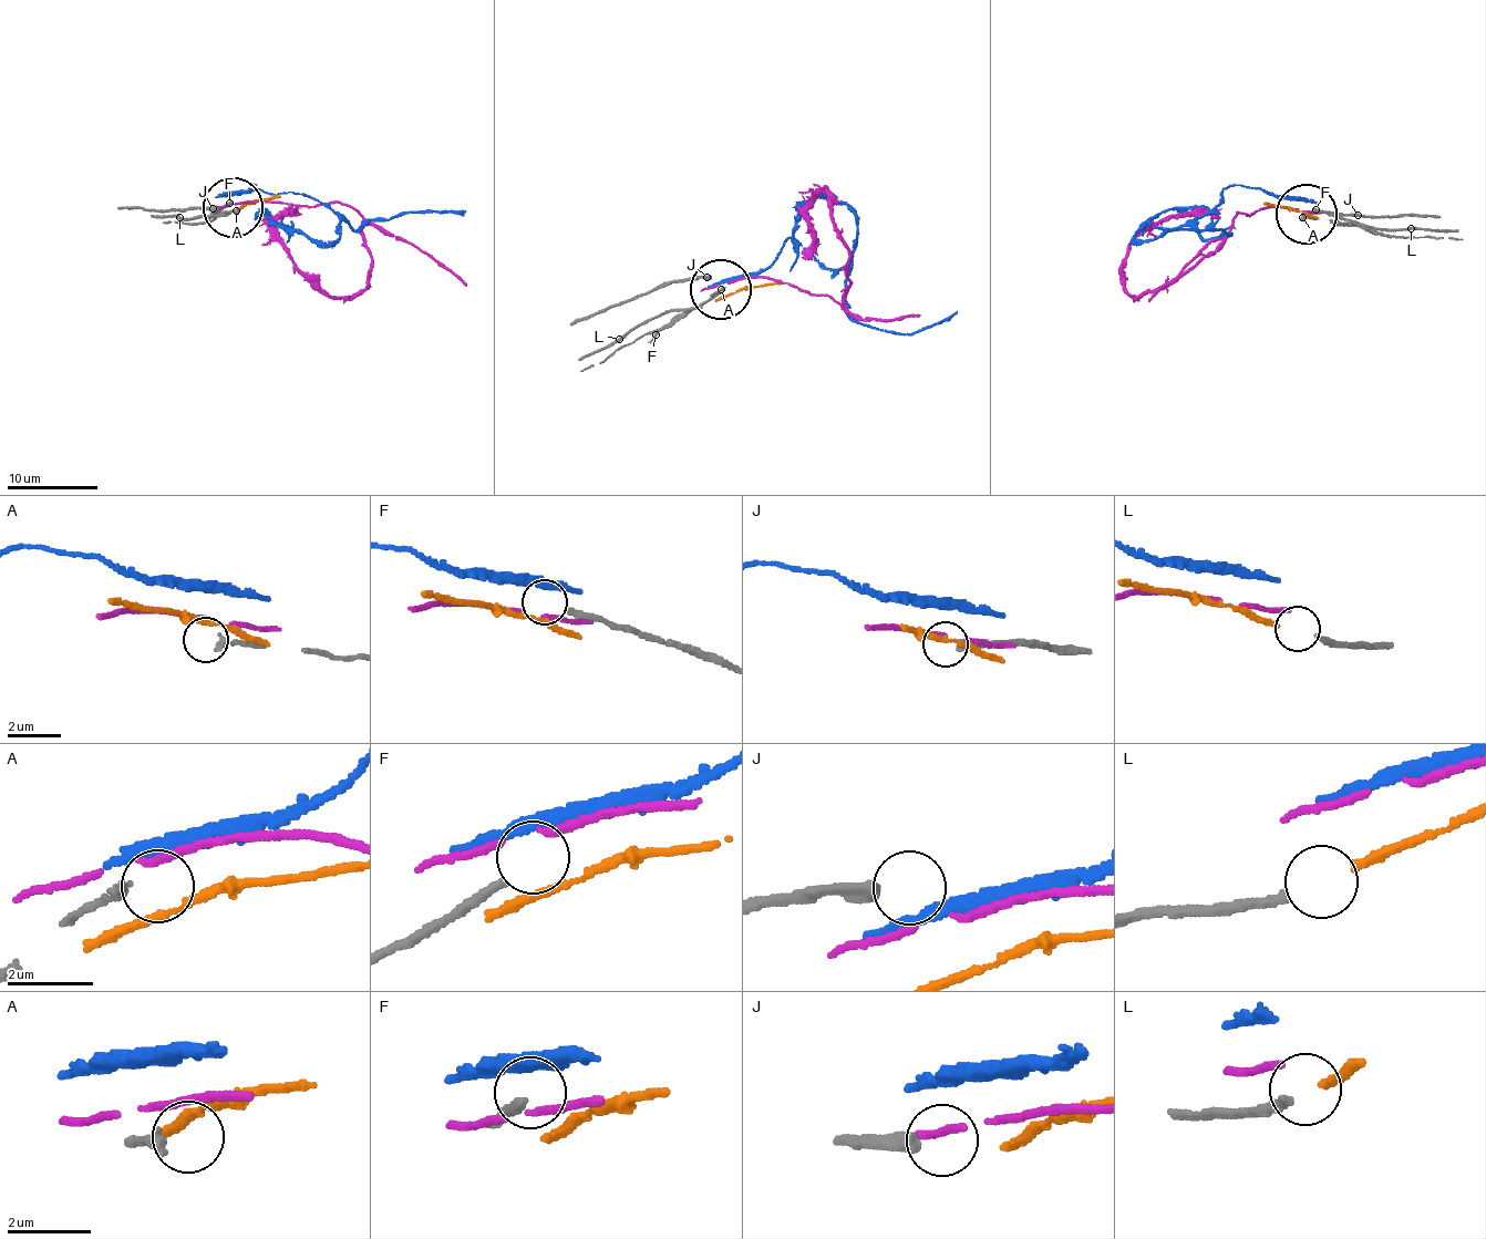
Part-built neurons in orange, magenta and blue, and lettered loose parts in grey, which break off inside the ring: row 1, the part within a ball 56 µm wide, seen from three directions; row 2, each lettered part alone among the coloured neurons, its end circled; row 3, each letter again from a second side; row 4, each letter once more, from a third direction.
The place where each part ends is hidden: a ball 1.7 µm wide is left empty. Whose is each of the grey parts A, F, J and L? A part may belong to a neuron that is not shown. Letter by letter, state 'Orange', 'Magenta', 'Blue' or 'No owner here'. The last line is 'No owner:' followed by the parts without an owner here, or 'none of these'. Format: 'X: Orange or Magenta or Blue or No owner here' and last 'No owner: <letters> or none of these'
A: No owner here
F: No owner here
J: No owner here
L: No owner here
No owner: A, F, J, L

